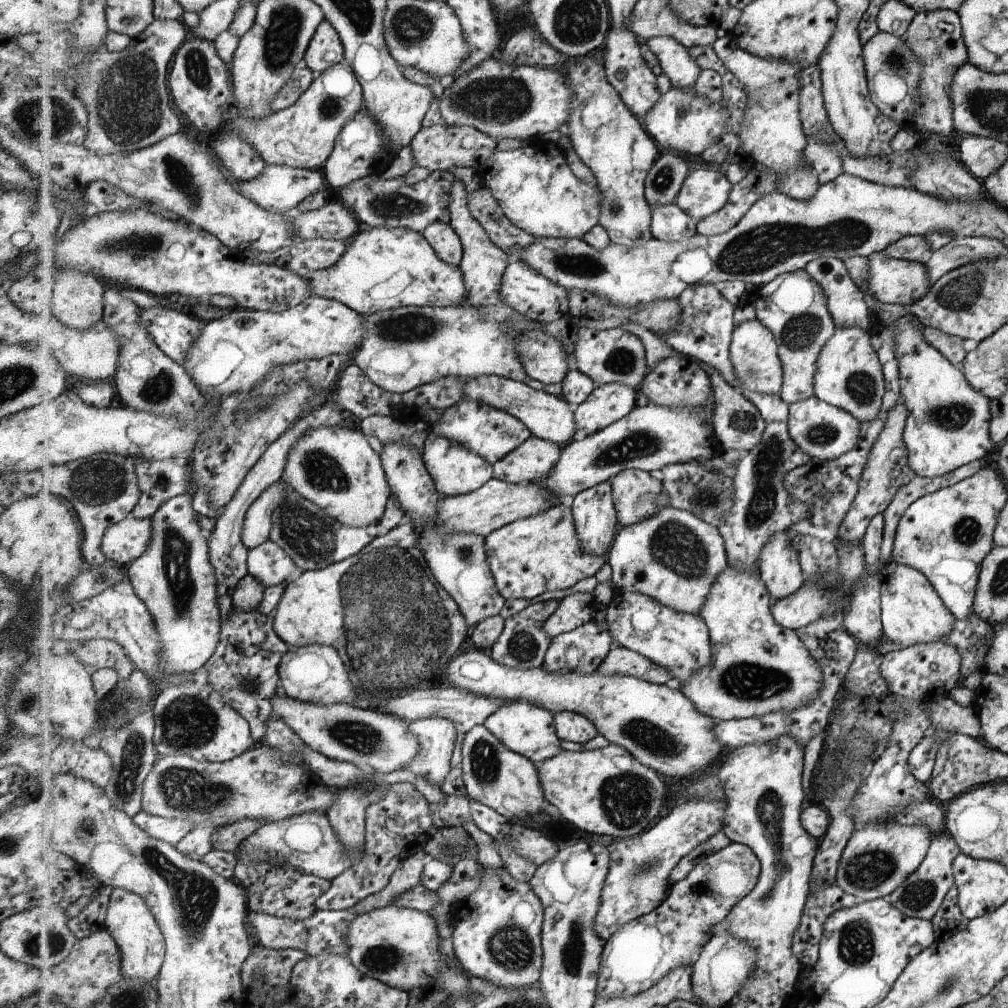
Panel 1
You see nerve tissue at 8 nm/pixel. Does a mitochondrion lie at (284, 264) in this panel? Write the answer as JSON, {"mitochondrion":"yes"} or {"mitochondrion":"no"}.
{"mitochondrion":"no"}

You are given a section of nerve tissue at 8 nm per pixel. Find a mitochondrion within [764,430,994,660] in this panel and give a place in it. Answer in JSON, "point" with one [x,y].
{"point":[967,531]}

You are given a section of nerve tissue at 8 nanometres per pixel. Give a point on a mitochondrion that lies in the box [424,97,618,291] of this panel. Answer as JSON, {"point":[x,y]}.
{"point":[575,264]}

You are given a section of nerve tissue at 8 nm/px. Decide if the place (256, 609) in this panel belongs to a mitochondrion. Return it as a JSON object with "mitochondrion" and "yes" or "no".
{"mitochondrion":"no"}

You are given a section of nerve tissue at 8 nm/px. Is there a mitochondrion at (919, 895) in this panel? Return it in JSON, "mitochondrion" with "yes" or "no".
{"mitochondrion":"yes"}

